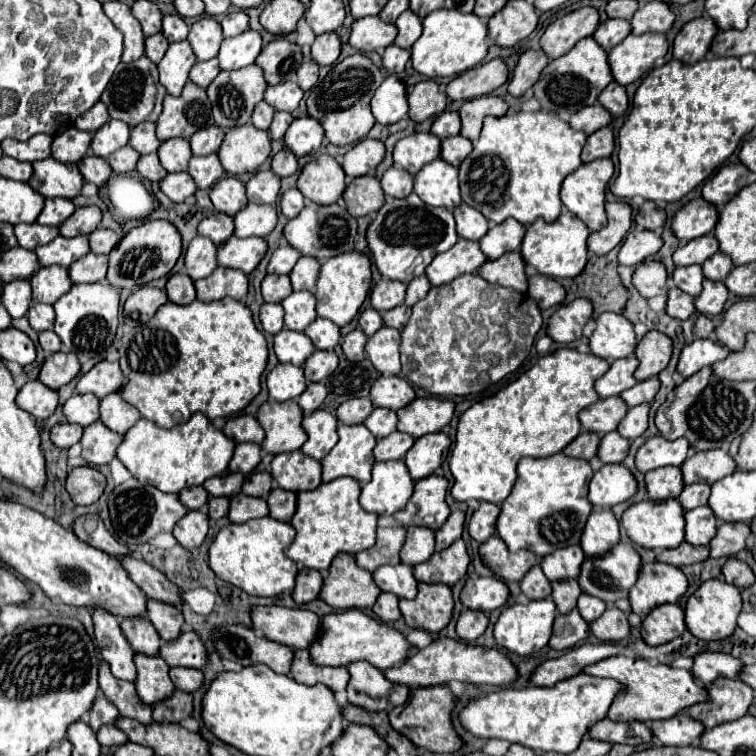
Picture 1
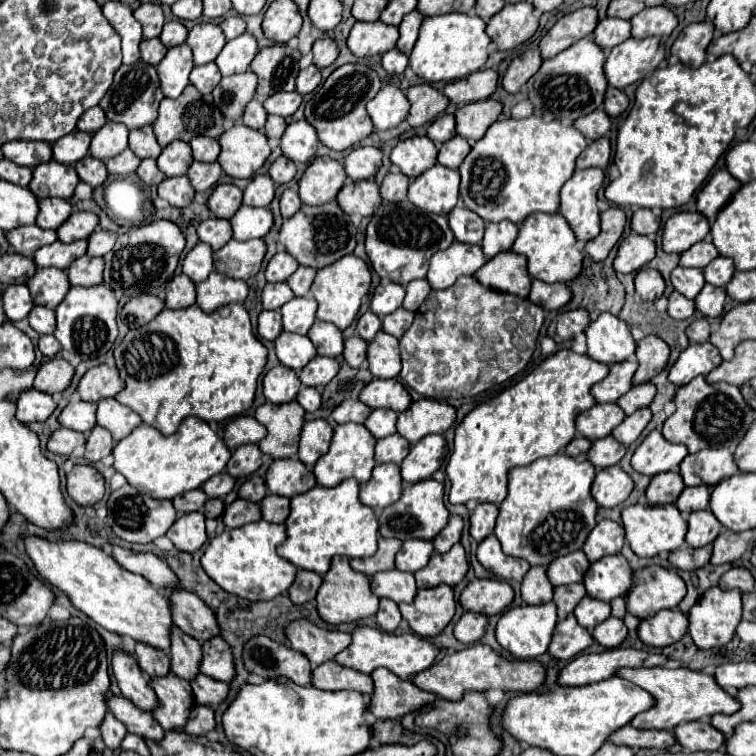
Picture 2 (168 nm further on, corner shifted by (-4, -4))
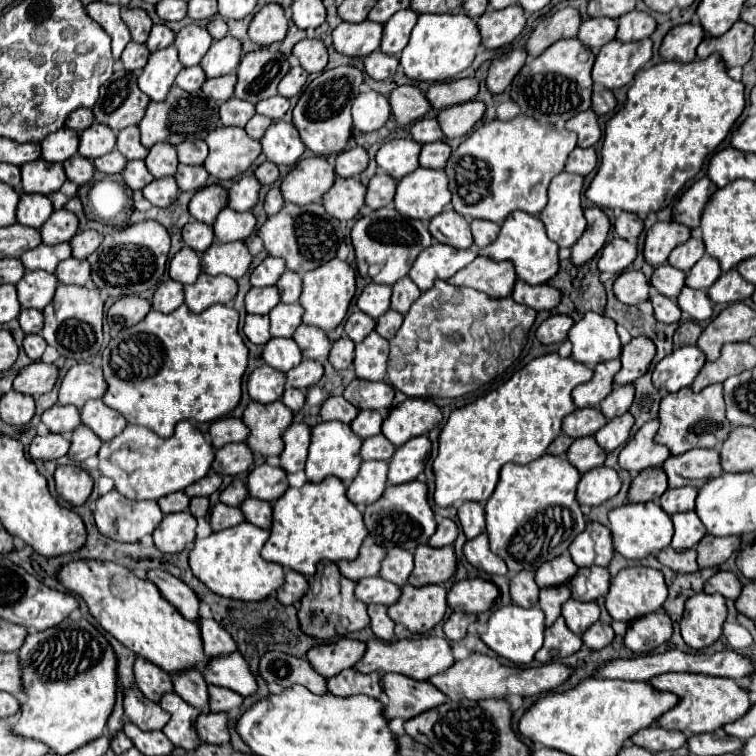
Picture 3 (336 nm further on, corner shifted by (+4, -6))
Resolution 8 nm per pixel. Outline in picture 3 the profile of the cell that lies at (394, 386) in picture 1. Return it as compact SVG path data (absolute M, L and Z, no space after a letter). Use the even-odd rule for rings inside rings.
M355 379L343 393L347 401L351 401L357 409L373 409L373 411L389 411L395 399L395 391L389 383L373 383L365 379Z

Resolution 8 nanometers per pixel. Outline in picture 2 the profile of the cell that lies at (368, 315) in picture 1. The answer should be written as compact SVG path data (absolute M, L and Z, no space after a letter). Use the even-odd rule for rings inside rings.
M371 311L363 313L363 315L359 317L359 321L357 321L357 333L359 333L361 339L367 341L367 343L375 337L375 333L377 333L379 329L381 329L381 319L379 319L375 313L371 313Z

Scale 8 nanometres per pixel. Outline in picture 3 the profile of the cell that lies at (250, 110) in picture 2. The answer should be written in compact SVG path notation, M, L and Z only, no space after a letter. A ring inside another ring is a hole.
M233 97L231 101L225 101L221 105L221 121L223 125L235 125L235 127L245 127L247 121L255 115L255 107L247 101L241 101Z

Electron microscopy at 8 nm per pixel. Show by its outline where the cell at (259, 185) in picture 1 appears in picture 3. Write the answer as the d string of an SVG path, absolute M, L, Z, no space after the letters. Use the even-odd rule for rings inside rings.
M241 177L229 189L229 207L235 211L251 211L259 203L261 183L255 177Z

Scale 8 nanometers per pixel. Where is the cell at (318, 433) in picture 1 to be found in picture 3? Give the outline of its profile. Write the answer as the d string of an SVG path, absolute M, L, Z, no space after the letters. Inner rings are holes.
M293 423L285 433L283 433L285 449L281 459L281 467L287 473L297 473L305 467L307 459L307 449L311 441L311 429L305 423Z

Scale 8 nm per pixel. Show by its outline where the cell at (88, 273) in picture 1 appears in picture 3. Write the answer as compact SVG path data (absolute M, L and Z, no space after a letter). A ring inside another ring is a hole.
M69 257L61 261L61 265L55 269L55 275L61 283L67 283L67 285L87 285L87 281L91 279L91 267L87 261Z

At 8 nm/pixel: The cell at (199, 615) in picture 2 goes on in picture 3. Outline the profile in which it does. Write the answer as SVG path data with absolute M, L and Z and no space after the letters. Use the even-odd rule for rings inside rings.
M199 617L197 625L203 637L203 651L207 657L235 651L235 641L231 641L231 635L223 627L219 627L213 619Z

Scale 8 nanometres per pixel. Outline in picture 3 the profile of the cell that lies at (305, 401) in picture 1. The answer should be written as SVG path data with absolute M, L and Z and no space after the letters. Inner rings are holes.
M287 385L281 401L283 401L291 411L297 413L297 411L301 411L303 405L305 405L305 393L299 391L299 389L295 389L295 387L289 387L289 385Z

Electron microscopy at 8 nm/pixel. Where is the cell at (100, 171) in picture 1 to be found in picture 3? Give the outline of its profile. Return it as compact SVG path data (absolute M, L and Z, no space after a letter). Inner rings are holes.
M79 153L75 157L71 157L71 161L63 163L65 167L65 173L67 173L67 179L77 183L77 185L85 185L85 183L91 183L93 175L95 175L95 167L89 159L81 157Z

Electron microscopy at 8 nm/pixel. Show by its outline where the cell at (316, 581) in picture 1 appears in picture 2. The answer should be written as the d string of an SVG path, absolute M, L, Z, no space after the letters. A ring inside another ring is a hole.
M299 571L295 577L295 583L289 587L289 597L293 603L307 603L313 601L317 595L317 589L321 587L321 577L313 571Z

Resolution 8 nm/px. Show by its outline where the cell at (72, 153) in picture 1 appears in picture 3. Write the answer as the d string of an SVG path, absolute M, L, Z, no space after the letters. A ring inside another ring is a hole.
M63 127L55 133L49 133L41 141L41 149L43 149L41 157L51 163L63 163L77 153L77 147L79 147L79 133Z

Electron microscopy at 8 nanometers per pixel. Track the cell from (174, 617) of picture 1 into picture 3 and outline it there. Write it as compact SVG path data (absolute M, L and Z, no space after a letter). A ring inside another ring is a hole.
M183 669L175 675L171 675L173 691L181 695L185 701L189 701L193 707L201 709L203 713L207 709L207 683L199 669Z

